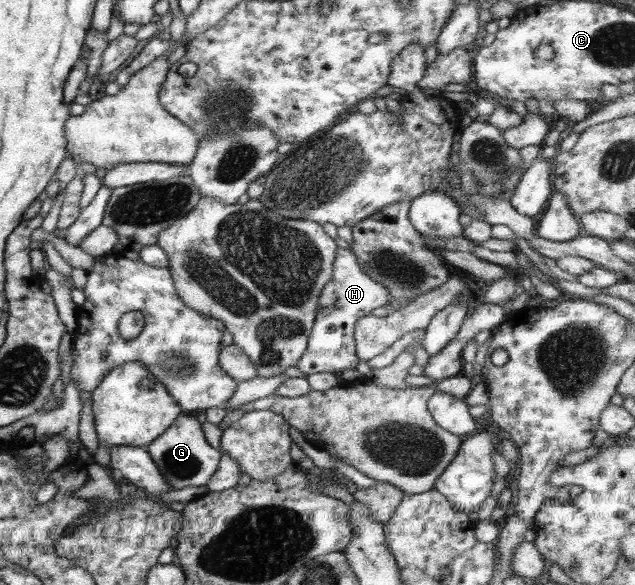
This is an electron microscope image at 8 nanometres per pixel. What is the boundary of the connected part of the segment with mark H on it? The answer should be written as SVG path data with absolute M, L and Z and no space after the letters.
M339 249L333 261L332 280L322 289L318 298L318 311L307 340L304 356L296 367L304 373L330 372L338 374L354 369L359 358L355 353L354 329L360 317L368 315L390 303L390 291L382 283L376 283L363 273L356 255L348 249Z

